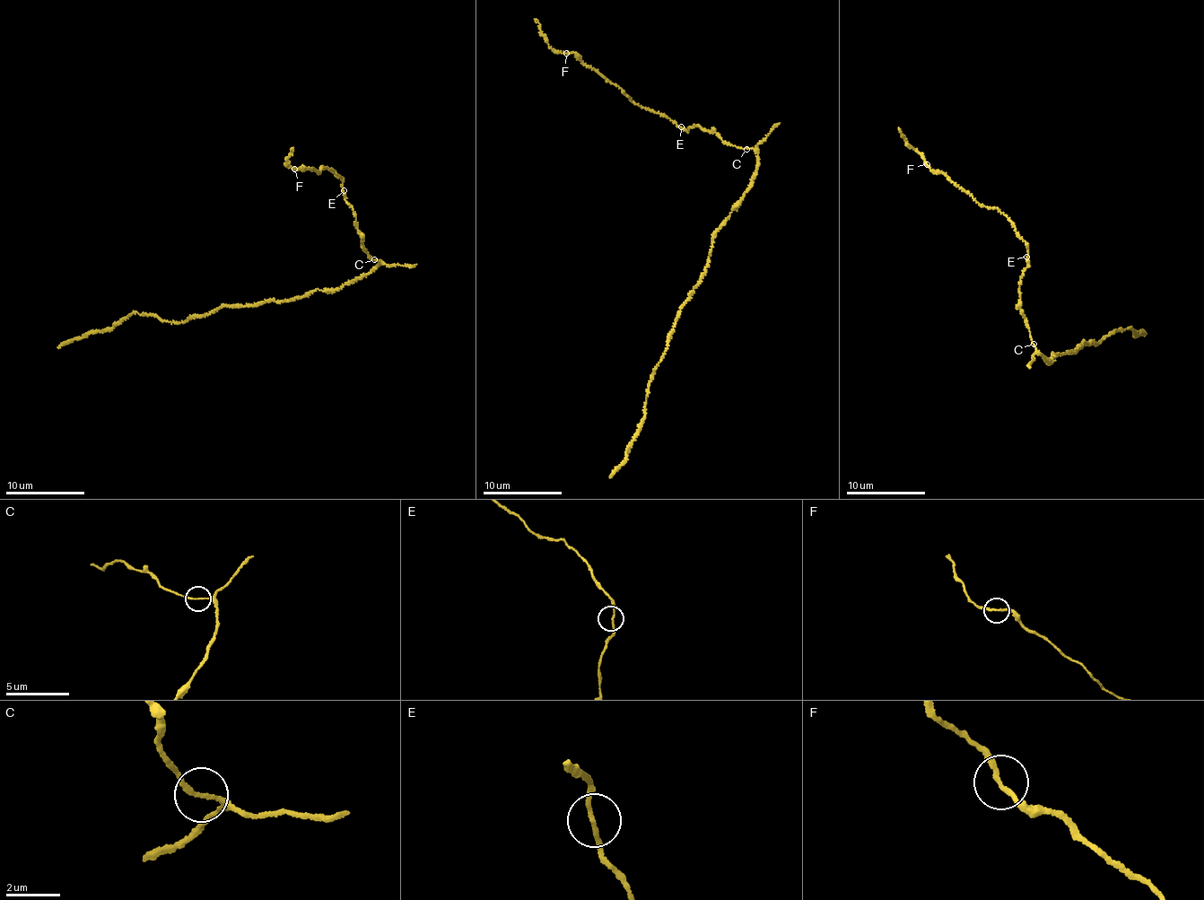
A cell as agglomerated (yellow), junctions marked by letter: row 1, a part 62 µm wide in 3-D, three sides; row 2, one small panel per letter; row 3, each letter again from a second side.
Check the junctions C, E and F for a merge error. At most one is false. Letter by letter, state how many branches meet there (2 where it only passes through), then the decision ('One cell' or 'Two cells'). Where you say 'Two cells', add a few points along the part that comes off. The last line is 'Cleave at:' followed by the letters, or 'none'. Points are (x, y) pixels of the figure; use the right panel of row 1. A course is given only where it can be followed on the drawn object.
C: Branches: 2. Two cells. Course of the part to remove: (1033, 344), (1050, 362), (1053, 353), (1073, 351), (1083, 340), (1097, 344), (1129, 328), (1136, 335), (1141, 332)
E: Branches: 2. One cell
F: Branches: 2. One cell
Cleave at: C

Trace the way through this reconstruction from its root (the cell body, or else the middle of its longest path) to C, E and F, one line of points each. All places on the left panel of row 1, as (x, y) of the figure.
C: (349, 283), (377, 266), (379, 262), (375, 259)
E: (349, 283), (371, 271), (379, 262), (371, 258), (362, 247), (355, 214), (346, 201), (344, 190)
F: (349, 283), (379, 262), (362, 247), (343, 179), (321, 167), (318, 173), (304, 166), (294, 169)

